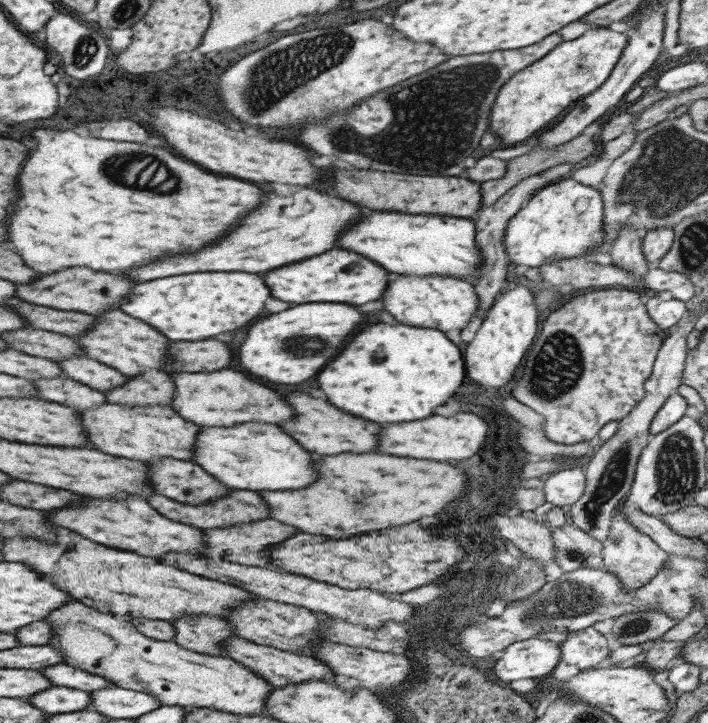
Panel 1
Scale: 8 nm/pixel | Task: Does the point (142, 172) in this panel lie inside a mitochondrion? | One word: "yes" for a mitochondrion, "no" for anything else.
yes

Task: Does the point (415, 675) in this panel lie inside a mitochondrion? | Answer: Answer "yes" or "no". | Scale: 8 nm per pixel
no

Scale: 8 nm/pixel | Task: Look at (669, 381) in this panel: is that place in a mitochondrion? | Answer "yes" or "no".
no

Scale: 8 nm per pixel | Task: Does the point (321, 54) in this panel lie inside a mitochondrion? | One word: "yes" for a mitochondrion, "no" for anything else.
yes

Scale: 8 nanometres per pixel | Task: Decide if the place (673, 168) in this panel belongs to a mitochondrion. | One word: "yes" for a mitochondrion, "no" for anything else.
yes

